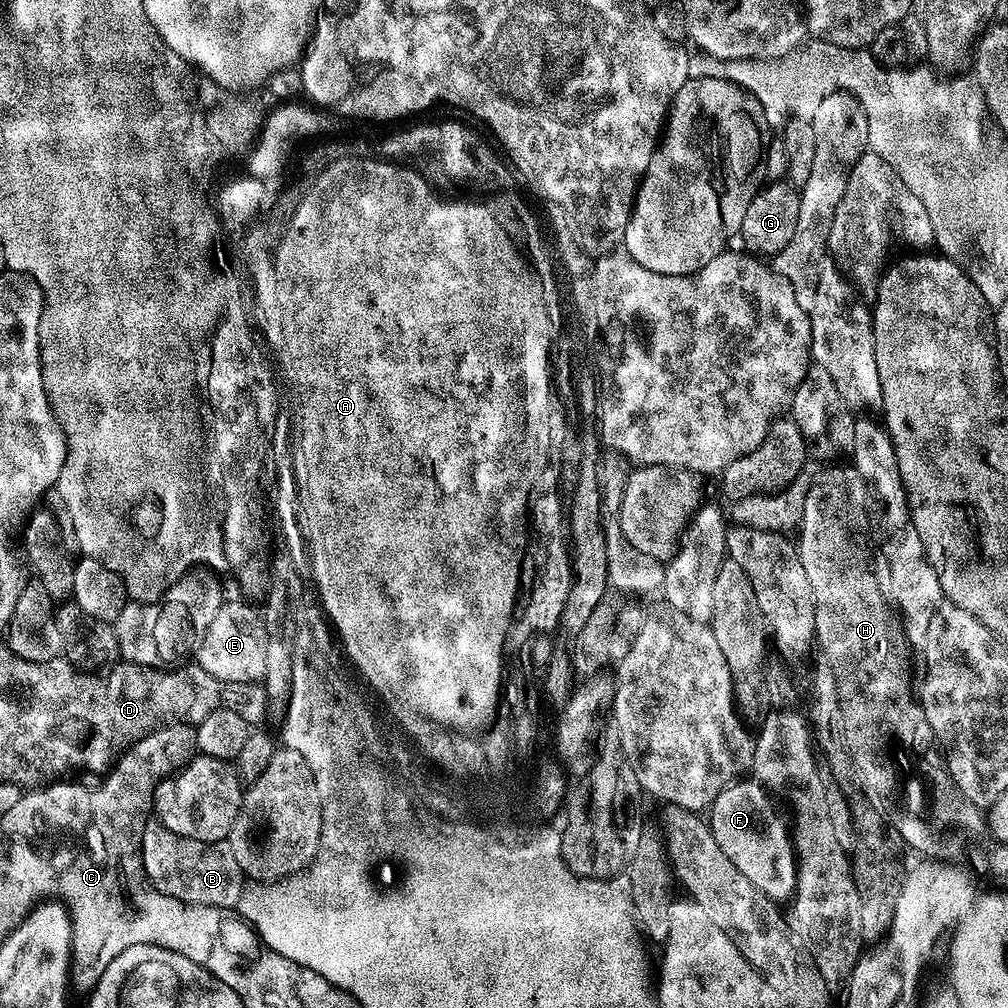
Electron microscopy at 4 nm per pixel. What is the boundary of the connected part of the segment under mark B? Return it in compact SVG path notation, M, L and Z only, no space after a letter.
M149 818L142 830L140 853L149 884L162 894L194 906L232 910L239 905L240 891L245 888L246 880L238 862L234 862L234 854L227 847L182 838L174 834L174 830L166 830L160 820Z

